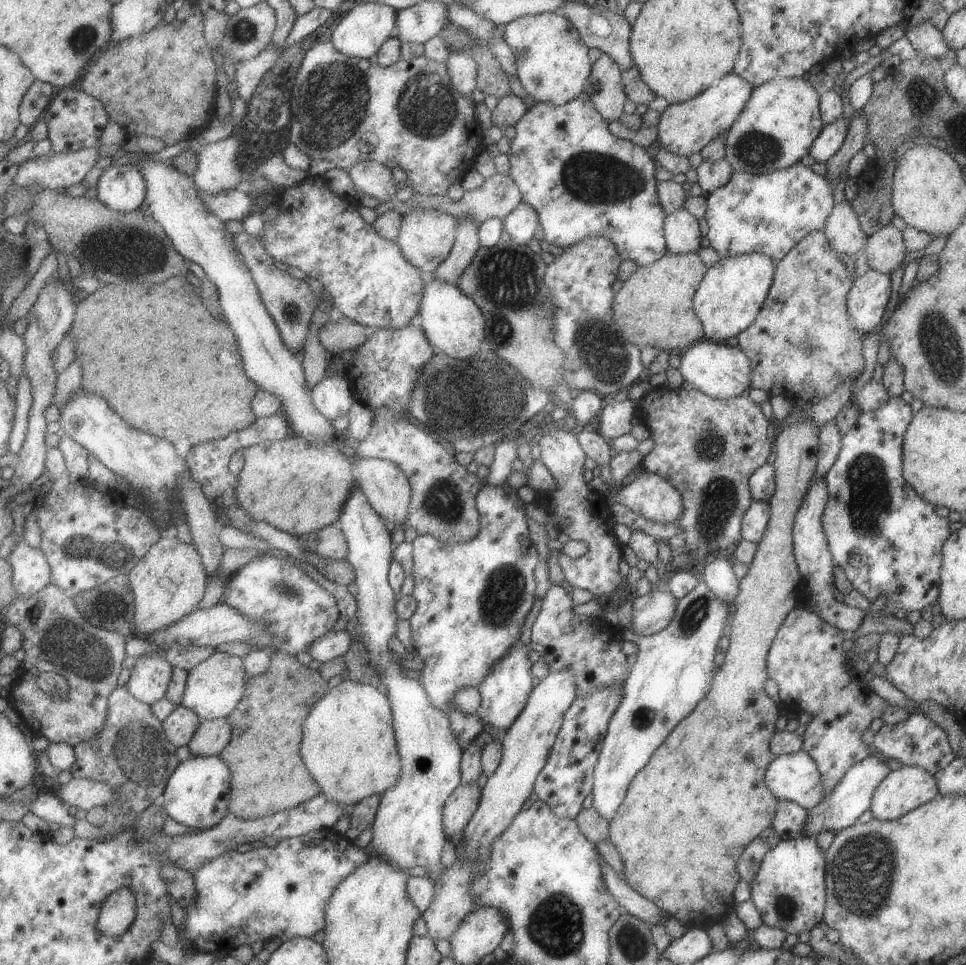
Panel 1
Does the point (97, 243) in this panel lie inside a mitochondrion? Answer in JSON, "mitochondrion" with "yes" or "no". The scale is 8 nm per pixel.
{"mitochondrion":"yes"}

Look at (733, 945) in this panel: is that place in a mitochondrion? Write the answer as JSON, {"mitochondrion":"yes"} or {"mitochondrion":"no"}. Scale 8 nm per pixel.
{"mitochondrion":"no"}

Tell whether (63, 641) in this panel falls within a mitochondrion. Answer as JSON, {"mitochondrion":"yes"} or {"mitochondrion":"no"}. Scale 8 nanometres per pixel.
{"mitochondrion":"yes"}

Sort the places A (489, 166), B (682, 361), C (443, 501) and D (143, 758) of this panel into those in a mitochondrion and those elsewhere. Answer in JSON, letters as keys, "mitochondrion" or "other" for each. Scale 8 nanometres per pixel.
{"A":"other","B":"other","C":"mitochondrion","D":"mitochondrion"}

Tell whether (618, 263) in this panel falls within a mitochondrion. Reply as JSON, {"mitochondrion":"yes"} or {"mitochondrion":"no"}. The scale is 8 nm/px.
{"mitochondrion":"no"}

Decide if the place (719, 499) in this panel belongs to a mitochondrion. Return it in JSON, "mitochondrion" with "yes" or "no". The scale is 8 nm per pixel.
{"mitochondrion":"yes"}

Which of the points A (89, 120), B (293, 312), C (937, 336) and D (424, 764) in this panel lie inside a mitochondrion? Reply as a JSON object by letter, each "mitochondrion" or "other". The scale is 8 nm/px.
{"A":"other","B":"mitochondrion","C":"mitochondrion","D":"mitochondrion"}

